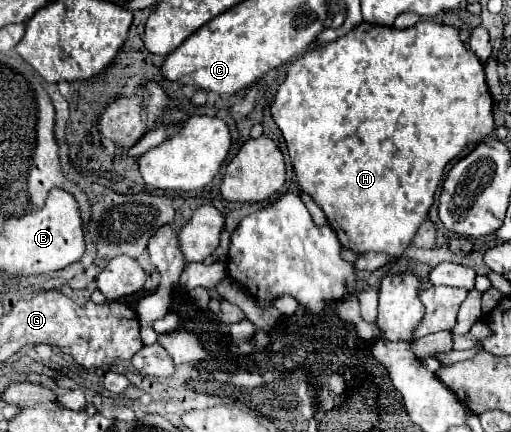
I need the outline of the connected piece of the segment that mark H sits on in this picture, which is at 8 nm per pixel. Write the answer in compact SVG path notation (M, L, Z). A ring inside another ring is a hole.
M419 20L415 26L405 28L405 30L361 22L349 34L345 34L325 46L319 46L311 52L305 52L301 58L291 62L287 78L279 86L275 102L271 106L271 116L285 138L285 144L287 144L287 150L289 150L301 190L307 192L323 208L329 226L339 236L339 242L345 248L353 250L355 254L385 252L391 256L401 256L403 250L411 244L417 228L421 226L421 222L425 220L425 216L433 204L433 194L439 186L439 180L443 176L447 162L457 158L467 146L483 142L495 130L493 98L491 98L487 84L485 84L483 64L477 60L477 56L473 56L471 50L467 50L463 46L457 28L445 26L445 24L435 24L429 20Z

